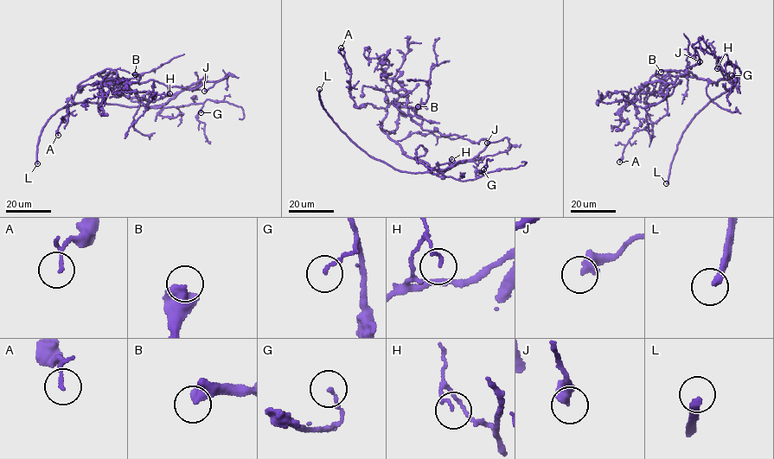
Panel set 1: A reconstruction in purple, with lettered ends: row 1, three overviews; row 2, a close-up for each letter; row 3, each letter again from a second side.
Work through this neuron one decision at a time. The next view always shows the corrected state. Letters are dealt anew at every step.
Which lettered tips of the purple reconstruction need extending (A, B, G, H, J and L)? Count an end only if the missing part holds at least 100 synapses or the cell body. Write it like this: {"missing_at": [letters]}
{"missing_at": ["L"]}

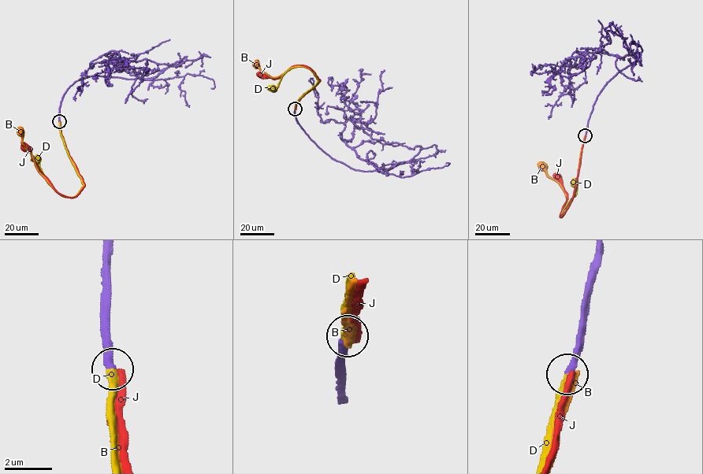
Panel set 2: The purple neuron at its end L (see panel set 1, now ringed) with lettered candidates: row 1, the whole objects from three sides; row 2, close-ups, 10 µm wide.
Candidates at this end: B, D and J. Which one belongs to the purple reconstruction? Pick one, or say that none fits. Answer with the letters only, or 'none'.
D

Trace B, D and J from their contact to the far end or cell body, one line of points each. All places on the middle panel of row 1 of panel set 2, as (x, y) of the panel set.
B: (295, 109), (296, 101), (320, 80), (315, 74), (310, 68), (295, 66), (274, 78), (261, 70), (257, 64)
D: (295, 109), (300, 97), (319, 80), (310, 68), (291, 68), (284, 73), (274, 90), (273, 88)
J: (295, 109), (296, 102), (320, 80), (310, 68), (296, 65), (274, 79), (262, 74)

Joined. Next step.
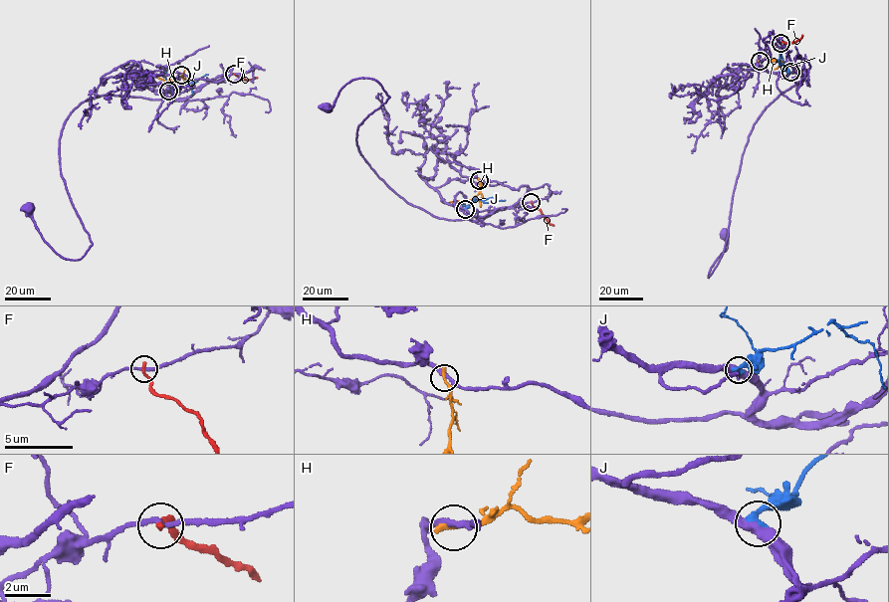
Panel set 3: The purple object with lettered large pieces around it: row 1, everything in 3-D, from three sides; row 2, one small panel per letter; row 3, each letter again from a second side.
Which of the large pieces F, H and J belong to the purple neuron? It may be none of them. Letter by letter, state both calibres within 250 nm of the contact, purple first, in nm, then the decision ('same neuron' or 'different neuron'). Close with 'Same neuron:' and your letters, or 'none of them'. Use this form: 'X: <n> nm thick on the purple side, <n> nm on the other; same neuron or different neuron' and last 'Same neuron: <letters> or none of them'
F: 220 nm thick on the purple side, 280 nm on the other; different neuron
H: 280 nm thick on the purple side, 300 nm on the other; different neuron
J: 480 nm thick on the purple side, 380 nm on the other; same neuron
Same neuron: J

